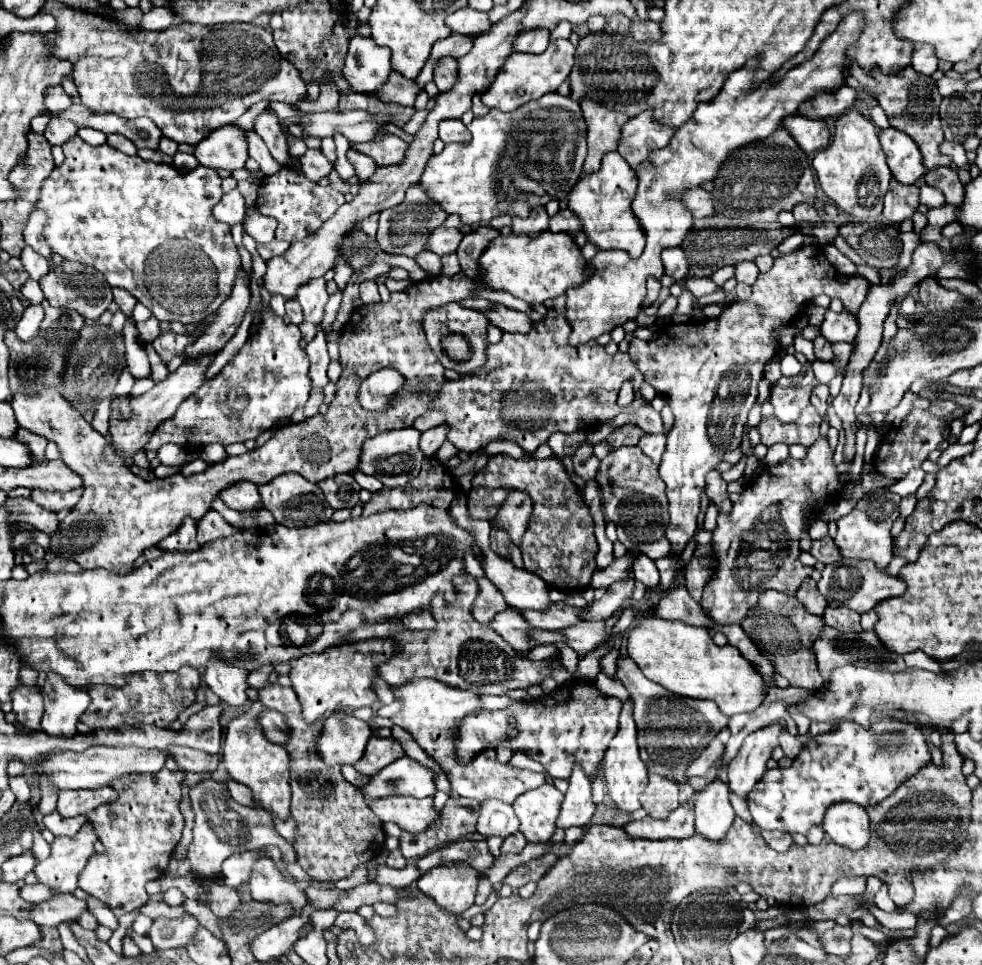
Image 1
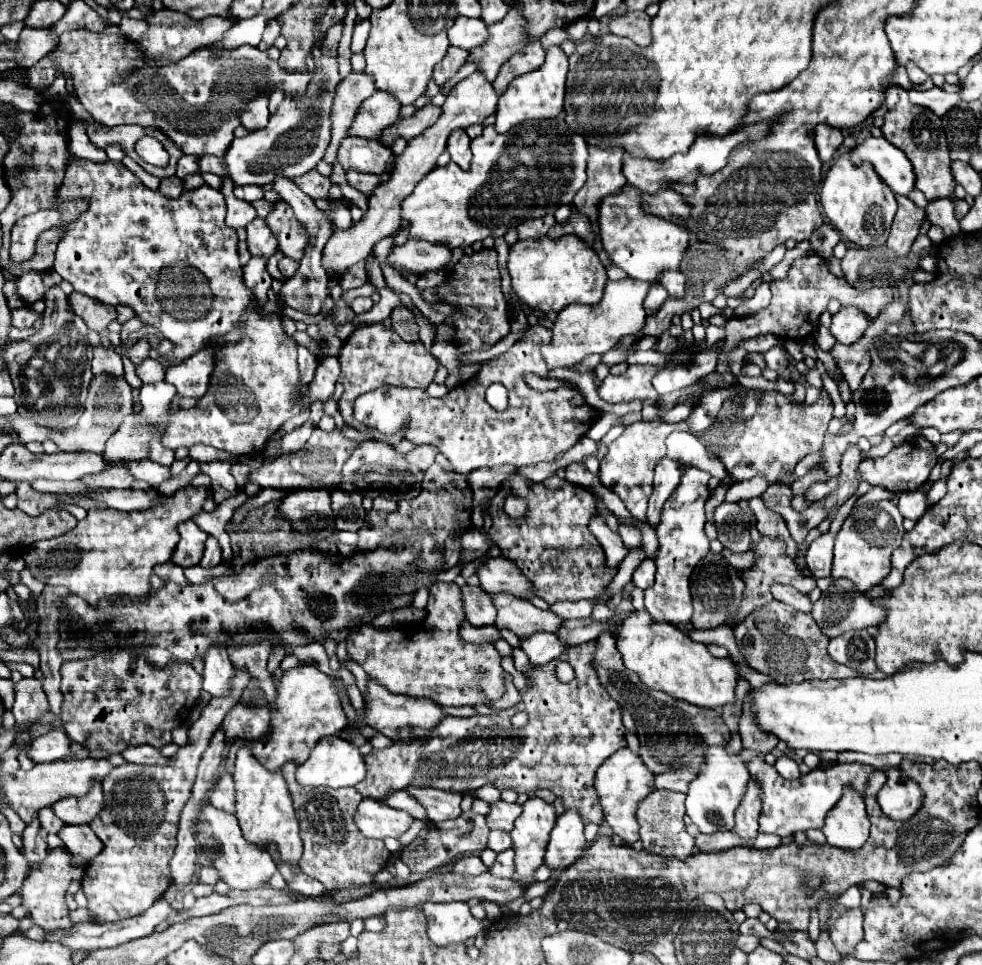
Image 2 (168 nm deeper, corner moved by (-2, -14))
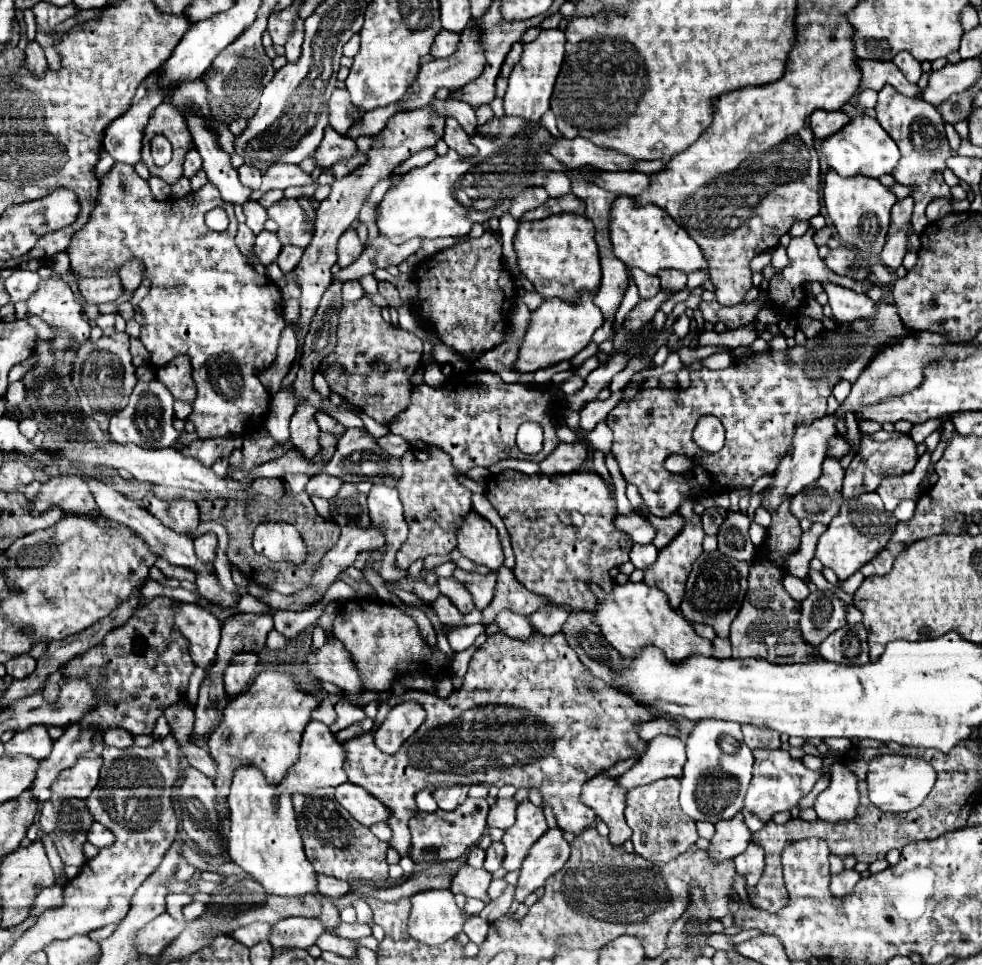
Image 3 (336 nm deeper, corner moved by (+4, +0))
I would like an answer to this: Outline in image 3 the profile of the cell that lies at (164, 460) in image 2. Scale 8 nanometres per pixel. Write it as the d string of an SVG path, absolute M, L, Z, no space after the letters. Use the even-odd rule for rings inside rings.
M140 380L136 384L134 392L130 394L128 406L110 418L108 430L112 434L112 440L114 442L132 442L142 448L174 446L180 432L172 426L172 418L174 418L172 404L174 404L174 398L170 396L170 392L166 392L166 388L162 384L158 384L158 380L152 380L152 382Z

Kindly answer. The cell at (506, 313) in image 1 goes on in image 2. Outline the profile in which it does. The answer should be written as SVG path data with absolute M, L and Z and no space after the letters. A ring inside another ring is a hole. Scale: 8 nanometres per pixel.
M482 248L480 252L474 252L470 256L464 254L454 266L452 286L456 294L448 296L446 302L454 304L458 312L452 314L446 322L456 326L456 338L464 342L464 352L488 350L510 332L510 312L504 294L500 294L502 290L498 272L498 252L494 248Z

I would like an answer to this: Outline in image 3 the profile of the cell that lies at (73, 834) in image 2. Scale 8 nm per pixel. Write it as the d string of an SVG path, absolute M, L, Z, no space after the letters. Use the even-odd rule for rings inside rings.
M94 822L92 824L92 828L90 828L90 832L88 832L88 840L92 842L92 844L96 844L98 848L106 848L106 846L112 846L116 840L114 840L114 834L106 828L106 826L102 826L102 824L98 824L98 822Z

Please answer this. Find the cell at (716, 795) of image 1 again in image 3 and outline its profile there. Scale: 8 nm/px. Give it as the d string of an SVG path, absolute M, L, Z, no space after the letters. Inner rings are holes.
M698 720L686 738L686 756L688 760L684 764L680 792L682 810L694 820L706 820L712 824L734 818L744 806L744 796L752 780L754 764L754 756L744 744L740 724L730 724L724 720ZM722 744L732 746L732 750L722 748ZM726 786L730 786L730 790Z

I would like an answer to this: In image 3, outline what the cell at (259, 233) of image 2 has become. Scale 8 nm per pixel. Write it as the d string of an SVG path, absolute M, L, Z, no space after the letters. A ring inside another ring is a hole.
M248 200L244 204L244 214L246 214L246 226L258 234L264 230L264 222L268 220L268 214L266 214L266 208L262 208L258 202L252 202Z

